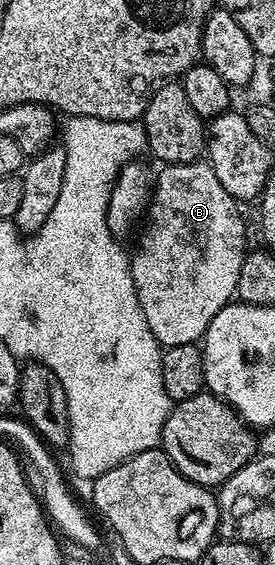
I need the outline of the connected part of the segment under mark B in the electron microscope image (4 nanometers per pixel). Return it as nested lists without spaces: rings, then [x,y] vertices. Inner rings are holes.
[[[209,163],[168,164],[161,170],[163,172],[159,176],[157,173],[152,184],[142,241],[134,256],[132,252],[129,262],[140,310],[144,310],[144,318],[159,344],[171,348],[201,341],[212,318],[216,318],[218,311],[235,299],[240,266],[248,251],[248,225],[240,211],[239,201],[233,200],[228,190],[220,186],[220,178],[216,178]]]

